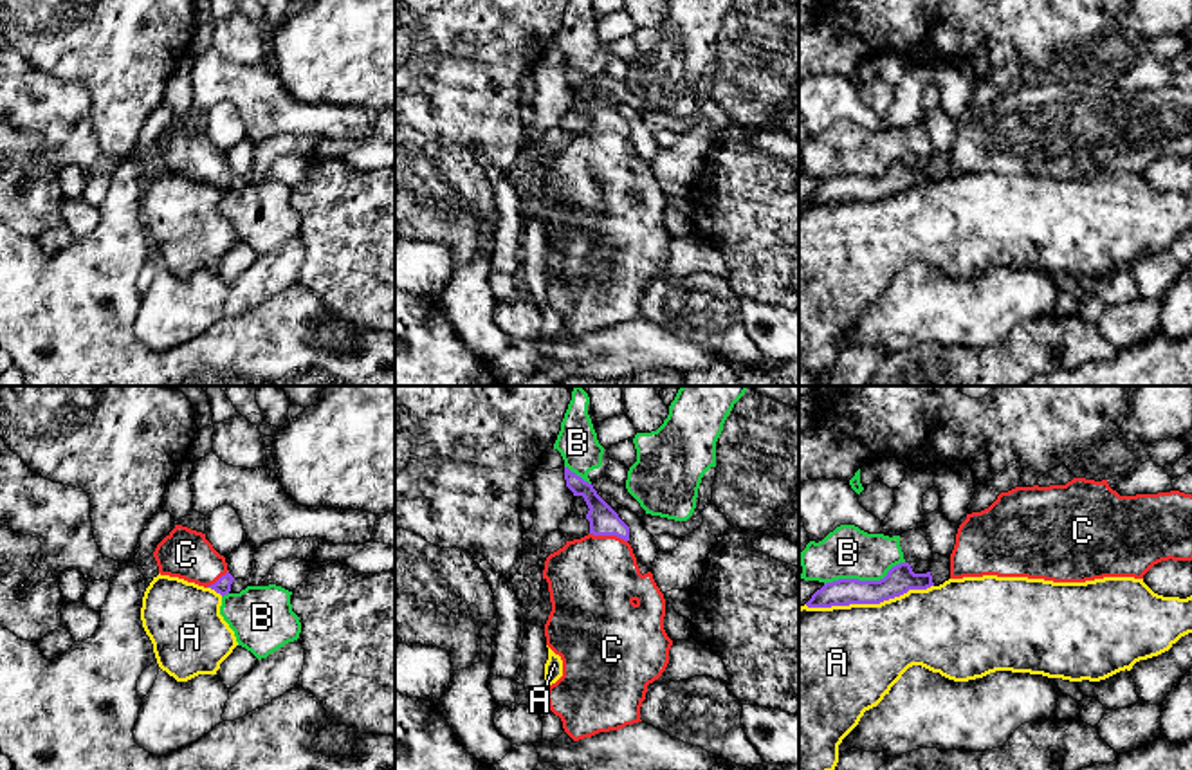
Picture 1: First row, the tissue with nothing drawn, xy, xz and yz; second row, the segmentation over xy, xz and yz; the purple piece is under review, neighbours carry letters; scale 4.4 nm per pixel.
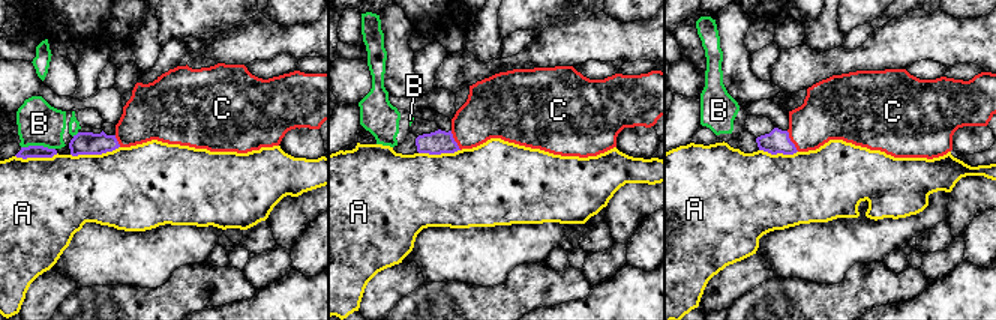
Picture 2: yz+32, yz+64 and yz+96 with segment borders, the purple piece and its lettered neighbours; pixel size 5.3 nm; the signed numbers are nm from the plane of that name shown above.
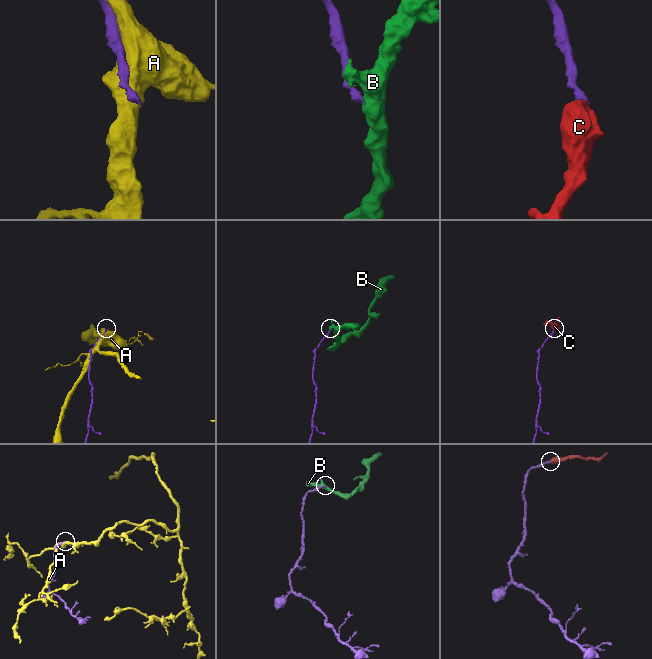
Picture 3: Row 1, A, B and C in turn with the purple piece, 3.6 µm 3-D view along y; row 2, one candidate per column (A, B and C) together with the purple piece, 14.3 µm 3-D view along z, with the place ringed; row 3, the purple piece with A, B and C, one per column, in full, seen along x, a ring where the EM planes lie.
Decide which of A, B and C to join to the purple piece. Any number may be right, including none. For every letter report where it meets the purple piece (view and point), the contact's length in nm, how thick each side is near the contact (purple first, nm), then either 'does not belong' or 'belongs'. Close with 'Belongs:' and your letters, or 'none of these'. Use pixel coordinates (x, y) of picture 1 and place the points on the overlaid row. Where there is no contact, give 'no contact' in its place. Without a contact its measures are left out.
A: yz (868, 603) | 600 nm | 120/440 nm | does not belong
B: yz (864, 581) | 380 nm | 120/240 nm | does not belong
C: xz (608, 534) | 170 nm | 130/400 nm | belongs
Belongs: C

